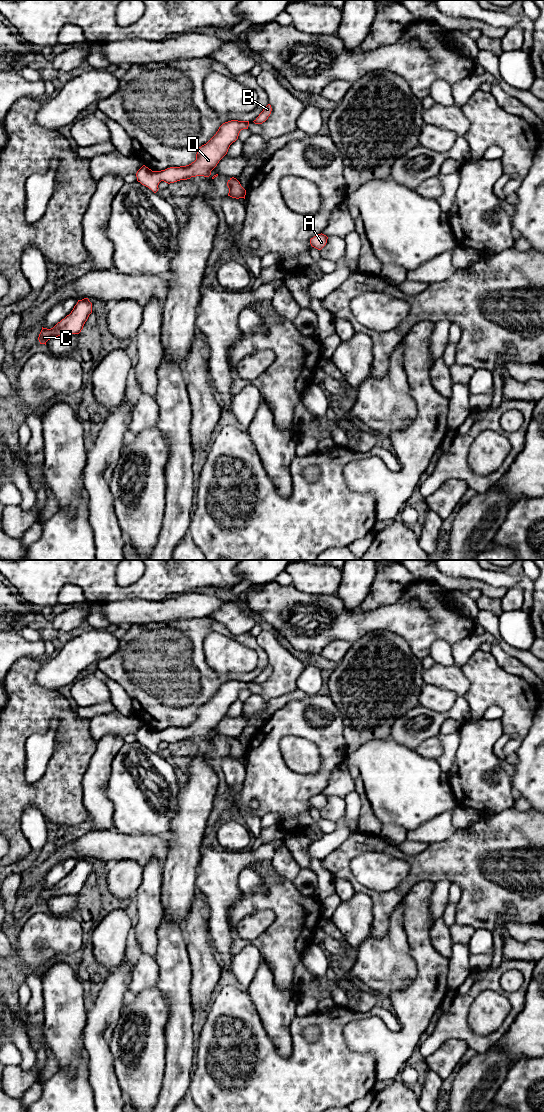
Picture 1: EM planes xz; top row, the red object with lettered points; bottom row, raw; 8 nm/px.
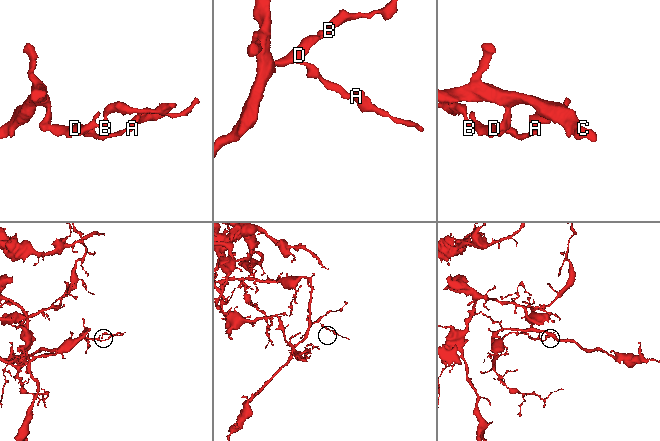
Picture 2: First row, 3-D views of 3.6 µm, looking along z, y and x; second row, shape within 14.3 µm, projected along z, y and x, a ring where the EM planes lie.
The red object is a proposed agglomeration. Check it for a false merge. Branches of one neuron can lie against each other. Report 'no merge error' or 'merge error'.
no merge error

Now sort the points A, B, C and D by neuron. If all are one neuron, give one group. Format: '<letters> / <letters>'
A B C D

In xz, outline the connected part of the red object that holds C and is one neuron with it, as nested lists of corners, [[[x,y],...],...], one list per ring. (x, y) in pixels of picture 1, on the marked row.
[[[88,298],[78,300],[73,310],[64,319],[58,322],[53,328],[43,328],[39,334],[40,344],[45,344],[54,337],[79,334],[83,329],[85,322],[92,313],[92,303]]]

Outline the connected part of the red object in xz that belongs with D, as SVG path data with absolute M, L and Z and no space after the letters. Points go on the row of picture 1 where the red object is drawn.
M231 120L225 122L206 144L198 148L194 162L186 166L170 167L161 171L152 171L143 165L136 173L137 181L156 193L161 181L170 184L196 176L209 177L211 171L227 154L230 145L238 139L240 131L248 129L248 126L249 121Z

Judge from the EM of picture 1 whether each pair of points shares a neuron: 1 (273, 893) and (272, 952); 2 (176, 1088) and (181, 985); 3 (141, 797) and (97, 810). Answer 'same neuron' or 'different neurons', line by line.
1: same neuron
2: same neuron
3: different neurons

